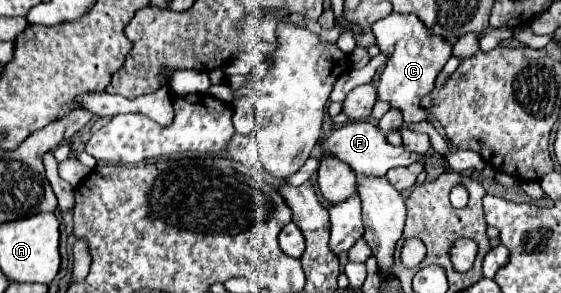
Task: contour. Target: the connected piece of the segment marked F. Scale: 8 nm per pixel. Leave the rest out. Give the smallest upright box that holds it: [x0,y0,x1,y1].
[319,121,423,177]

